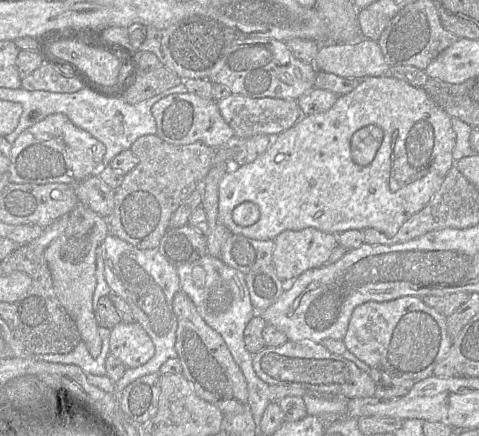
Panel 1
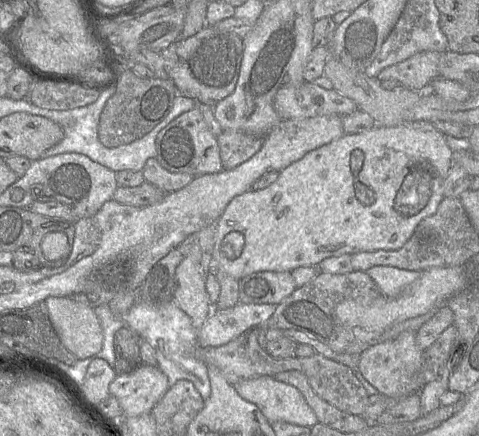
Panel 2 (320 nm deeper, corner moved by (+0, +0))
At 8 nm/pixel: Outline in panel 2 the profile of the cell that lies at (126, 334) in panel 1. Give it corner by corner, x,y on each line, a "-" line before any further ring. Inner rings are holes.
141,364
129,374
117,375
109,394
117,399
123,417
135,417
151,413
168,389
167,377
158,367

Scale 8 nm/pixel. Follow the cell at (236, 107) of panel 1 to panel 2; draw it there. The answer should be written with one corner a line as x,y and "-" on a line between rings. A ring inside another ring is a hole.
223,130
217,137
223,169
233,169
249,160
262,148
264,139
239,130

